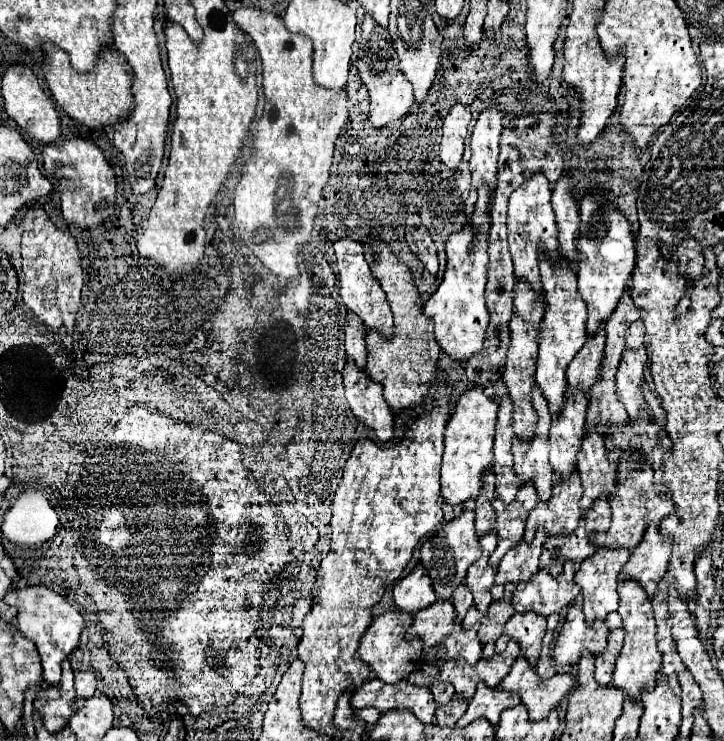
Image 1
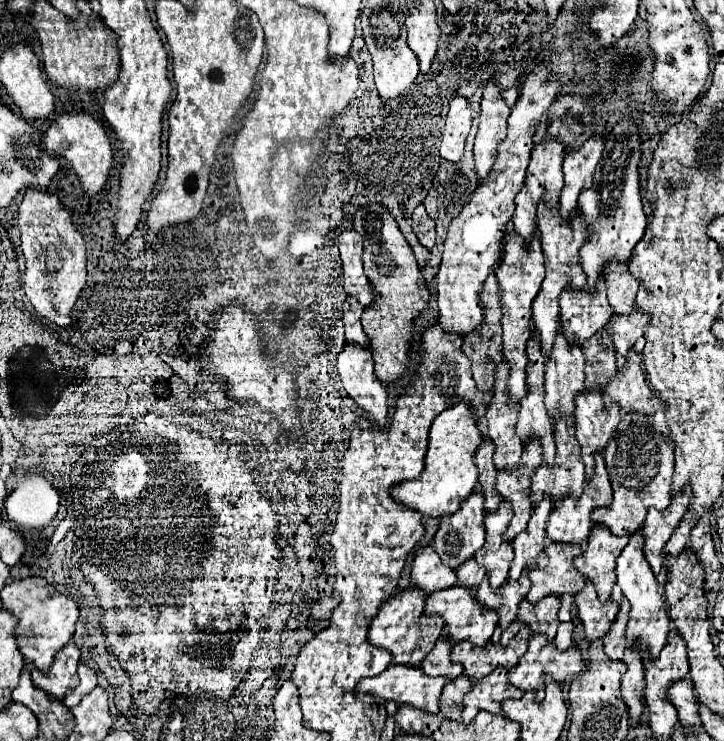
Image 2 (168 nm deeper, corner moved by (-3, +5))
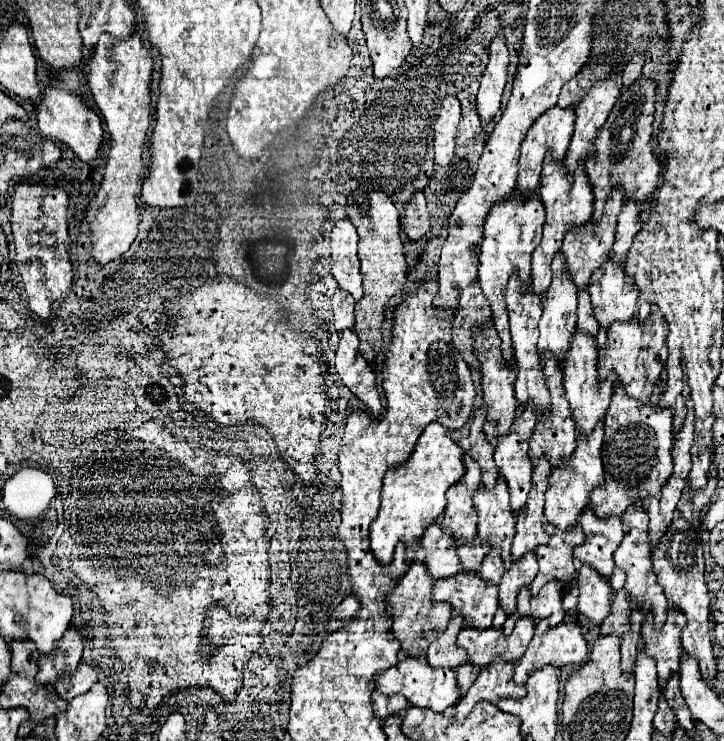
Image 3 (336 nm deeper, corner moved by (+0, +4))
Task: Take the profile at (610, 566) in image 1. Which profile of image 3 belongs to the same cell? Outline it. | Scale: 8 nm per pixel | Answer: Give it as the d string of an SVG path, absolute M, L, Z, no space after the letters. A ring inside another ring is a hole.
M590 507L580 515L580 527L586 533L584 545L574 551L574 557L588 563L604 579L610 579L614 571L614 551L624 539L620 519L598 519Z

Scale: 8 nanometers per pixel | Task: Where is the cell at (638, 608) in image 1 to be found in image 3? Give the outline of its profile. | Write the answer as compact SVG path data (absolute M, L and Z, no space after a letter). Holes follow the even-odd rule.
M636 503L628 507L628 511L622 517L624 525L624 541L618 545L614 553L614 563L618 569L626 573L624 589L628 591L628 601L634 607L648 607L648 611L654 615L654 627L662 629L668 617L668 601L664 597L664 591L660 591L660 585L656 583L656 575L652 571L650 561L650 547L648 547L648 515L646 515L646 503Z

